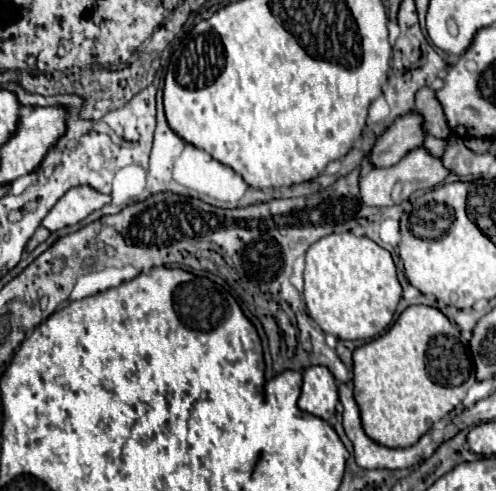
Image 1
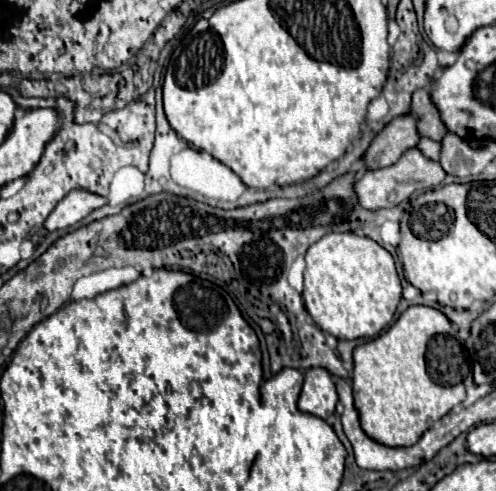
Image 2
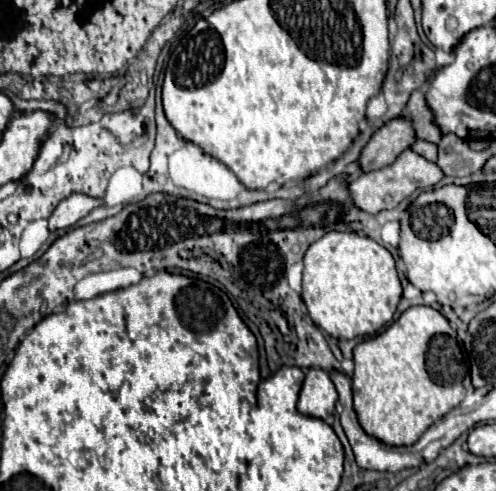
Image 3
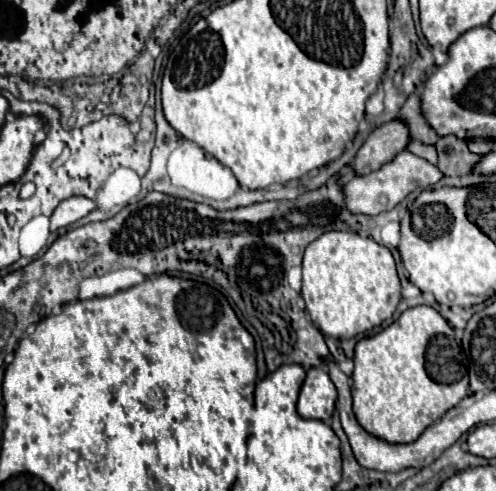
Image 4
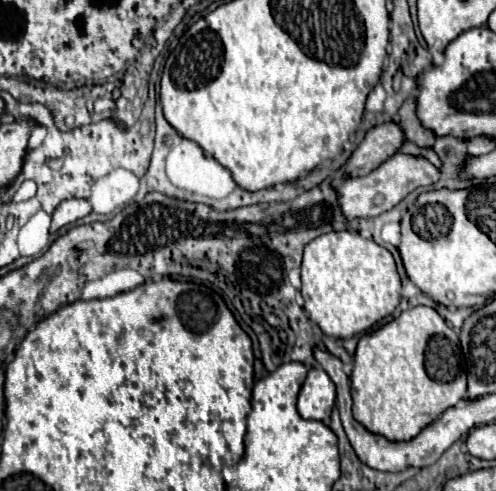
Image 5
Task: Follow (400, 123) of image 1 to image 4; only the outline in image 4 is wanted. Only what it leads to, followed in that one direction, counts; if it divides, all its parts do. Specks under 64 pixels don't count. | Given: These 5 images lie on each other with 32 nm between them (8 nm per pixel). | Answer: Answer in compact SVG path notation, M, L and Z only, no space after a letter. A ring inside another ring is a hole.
M400 120L386 122L370 132L370 136L360 146L350 166L358 176L374 172L382 164L390 162L398 152L402 152L408 142L410 142L410 134L404 122Z

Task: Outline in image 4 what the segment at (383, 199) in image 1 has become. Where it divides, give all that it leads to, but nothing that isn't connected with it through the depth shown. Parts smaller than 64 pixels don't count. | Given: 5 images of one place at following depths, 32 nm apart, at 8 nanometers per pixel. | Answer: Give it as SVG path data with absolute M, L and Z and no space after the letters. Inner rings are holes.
M400 152L394 160L384 164L382 168L366 174L366 176L356 176L350 182L342 186L346 208L350 214L364 214L364 216L376 216L384 210L392 210L396 204L400 204L412 190L416 188L428 188L434 186L442 178L442 172L436 170L428 160L414 156L410 152Z

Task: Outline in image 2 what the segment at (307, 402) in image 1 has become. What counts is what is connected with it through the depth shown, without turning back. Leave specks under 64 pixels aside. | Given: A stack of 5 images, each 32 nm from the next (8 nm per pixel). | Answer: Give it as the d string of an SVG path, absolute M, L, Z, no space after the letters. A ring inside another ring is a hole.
M310 368L304 376L302 394L298 400L300 412L328 420L334 414L336 402L338 402L338 394L332 374L324 368Z

